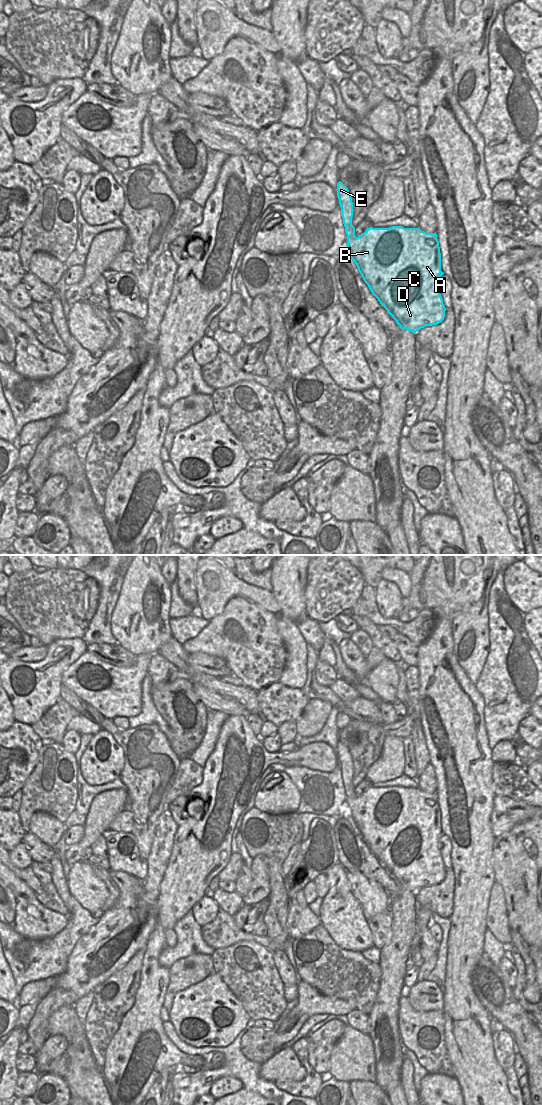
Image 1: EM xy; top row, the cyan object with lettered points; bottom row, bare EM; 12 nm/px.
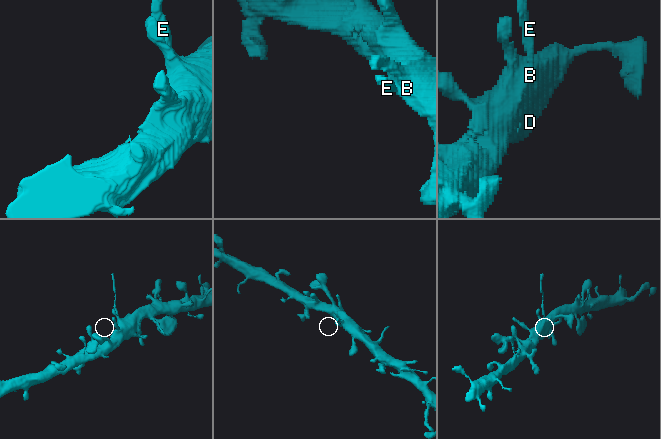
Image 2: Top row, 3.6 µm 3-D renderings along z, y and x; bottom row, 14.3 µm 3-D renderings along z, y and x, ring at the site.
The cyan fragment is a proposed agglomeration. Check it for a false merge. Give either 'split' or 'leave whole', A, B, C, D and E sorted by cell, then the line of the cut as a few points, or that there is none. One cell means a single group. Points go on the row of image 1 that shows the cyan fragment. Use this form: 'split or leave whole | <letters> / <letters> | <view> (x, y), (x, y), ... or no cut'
split | A B C D / E | xy (355, 236), (347, 238)

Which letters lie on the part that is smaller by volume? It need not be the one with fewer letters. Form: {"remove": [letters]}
{"remove": ["E"]}

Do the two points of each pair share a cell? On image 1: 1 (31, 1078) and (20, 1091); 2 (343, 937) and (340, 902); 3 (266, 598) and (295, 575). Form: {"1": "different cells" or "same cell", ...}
{"1": "same cell", "2": "same cell", "3": "different cells"}

